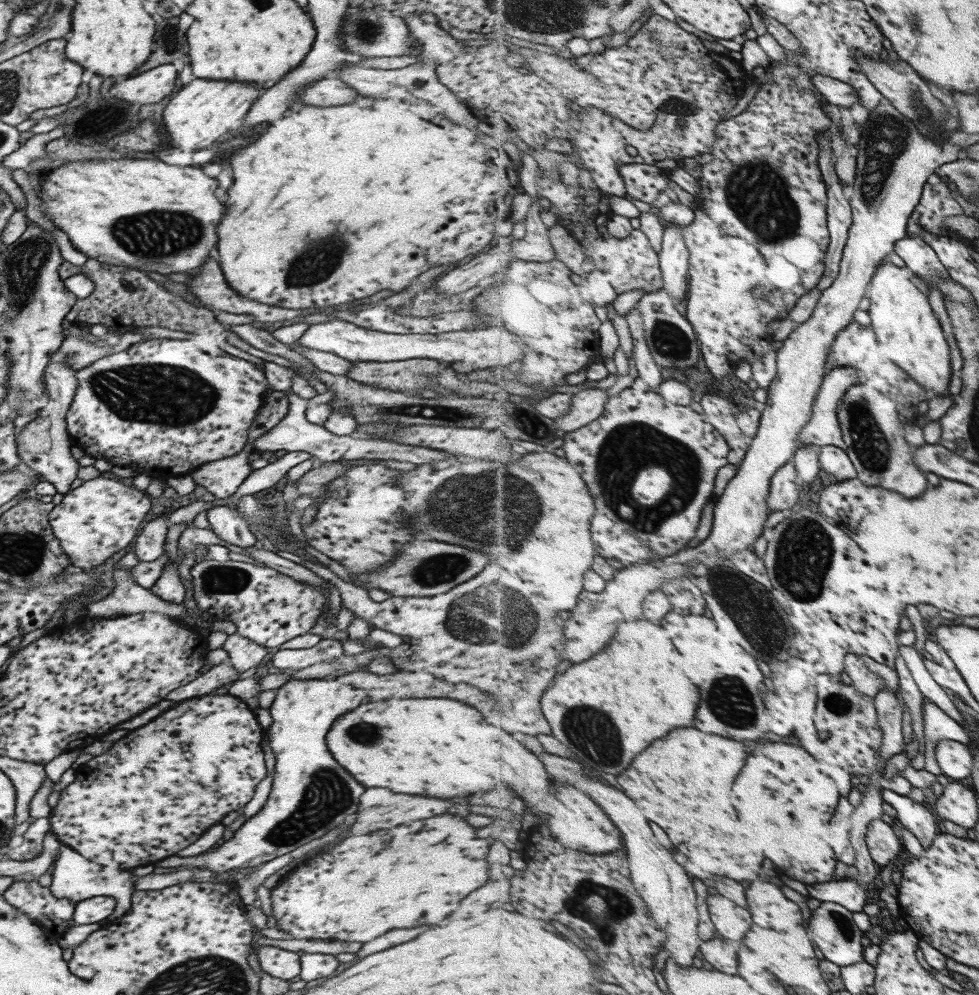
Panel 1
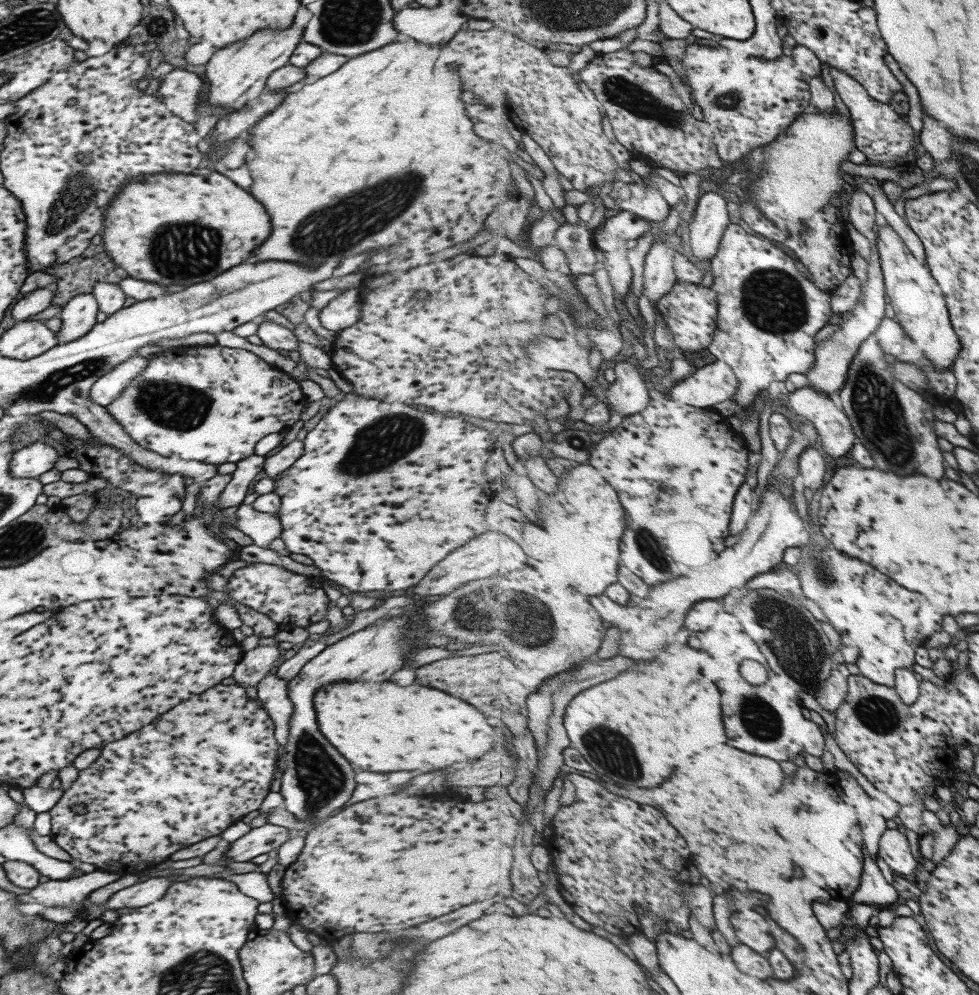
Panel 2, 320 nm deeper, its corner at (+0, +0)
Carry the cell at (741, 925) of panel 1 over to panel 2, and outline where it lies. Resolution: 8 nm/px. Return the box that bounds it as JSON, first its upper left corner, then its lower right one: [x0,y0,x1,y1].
[731,910,776,954]

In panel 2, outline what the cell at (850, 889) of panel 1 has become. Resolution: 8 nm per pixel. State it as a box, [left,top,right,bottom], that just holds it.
[848,852,900,907]

